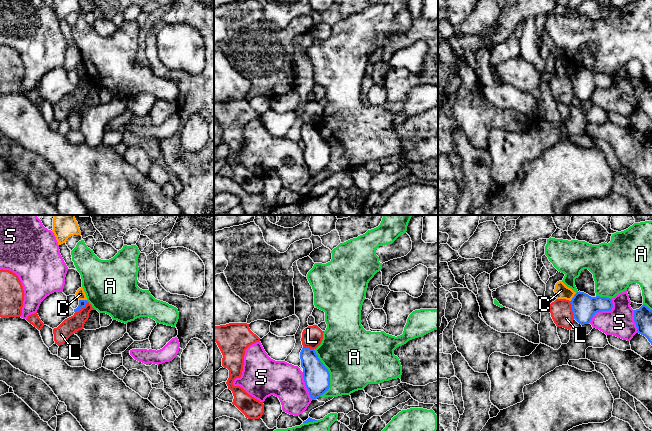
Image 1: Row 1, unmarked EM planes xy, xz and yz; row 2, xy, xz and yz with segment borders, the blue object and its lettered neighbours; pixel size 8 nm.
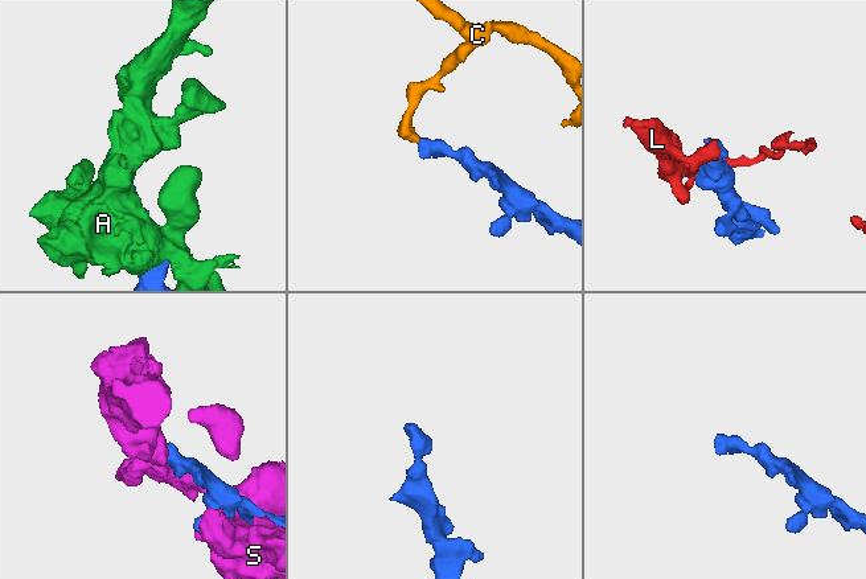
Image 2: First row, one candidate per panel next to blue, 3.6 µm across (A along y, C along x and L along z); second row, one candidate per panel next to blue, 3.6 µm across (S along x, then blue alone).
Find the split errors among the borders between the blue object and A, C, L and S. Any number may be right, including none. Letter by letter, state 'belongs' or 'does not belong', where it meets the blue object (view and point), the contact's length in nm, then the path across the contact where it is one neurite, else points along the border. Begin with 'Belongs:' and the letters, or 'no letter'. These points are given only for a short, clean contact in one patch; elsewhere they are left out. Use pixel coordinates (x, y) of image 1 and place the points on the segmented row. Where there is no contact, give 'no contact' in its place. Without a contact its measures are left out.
Belongs: no letter
A: does not belong; contact xz (329, 373); length 380 nm
C: does not belong; contact yz (573, 297); length 90 nm; border yz (576, 293), (570, 301)
L: does not belong; contact yz (572, 310); length 150 nm; border yz (569, 301), (574, 318)
S: does not belong; contact yz (604, 310); length 260 nm

